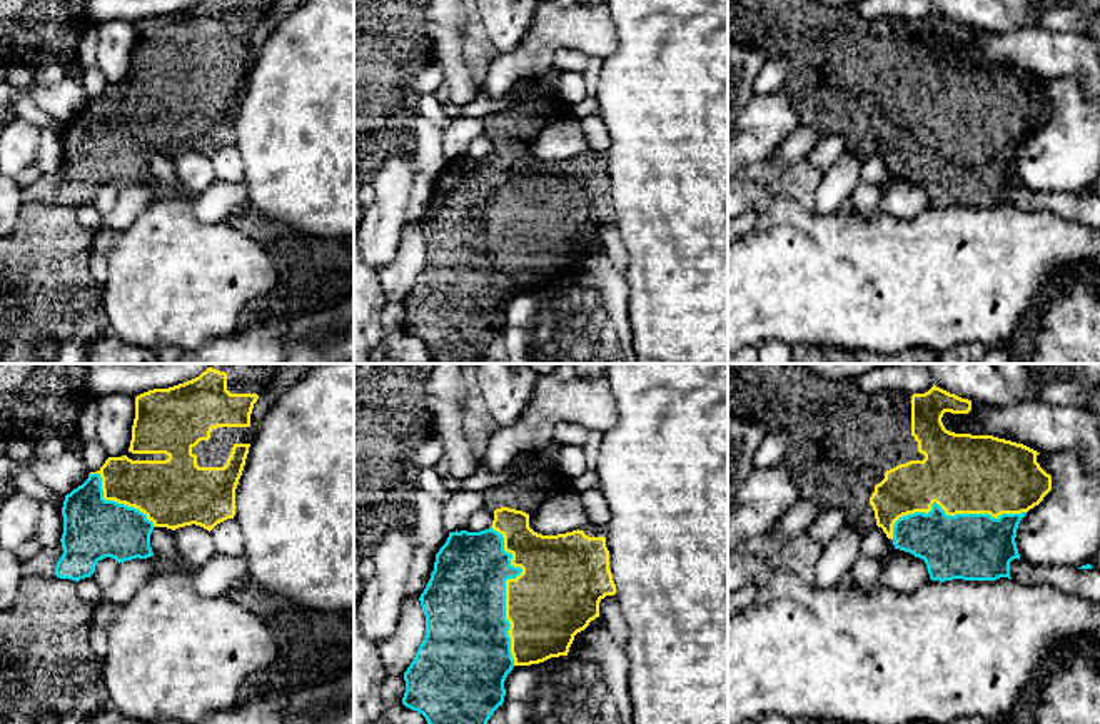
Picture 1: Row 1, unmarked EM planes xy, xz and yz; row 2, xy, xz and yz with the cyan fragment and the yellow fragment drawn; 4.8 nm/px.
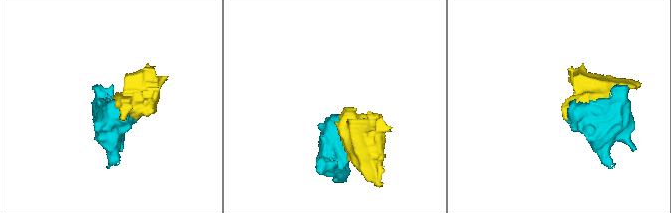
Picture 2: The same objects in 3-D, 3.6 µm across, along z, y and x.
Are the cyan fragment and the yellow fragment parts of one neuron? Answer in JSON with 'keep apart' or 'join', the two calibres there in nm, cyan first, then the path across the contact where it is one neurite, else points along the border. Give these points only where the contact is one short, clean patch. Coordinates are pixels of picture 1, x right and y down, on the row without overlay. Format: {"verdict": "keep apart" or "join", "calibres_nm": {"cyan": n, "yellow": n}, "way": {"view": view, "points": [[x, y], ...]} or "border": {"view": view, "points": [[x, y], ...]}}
{"verdict": "join", "calibres_nm": {"cyan": 400, "yellow": 400}}

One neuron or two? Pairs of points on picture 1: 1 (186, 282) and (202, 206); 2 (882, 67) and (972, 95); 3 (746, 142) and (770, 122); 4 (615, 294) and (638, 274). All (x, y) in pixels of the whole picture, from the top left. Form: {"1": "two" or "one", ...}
{"1": "two", "2": "one", "3": "one", "4": "two"}

